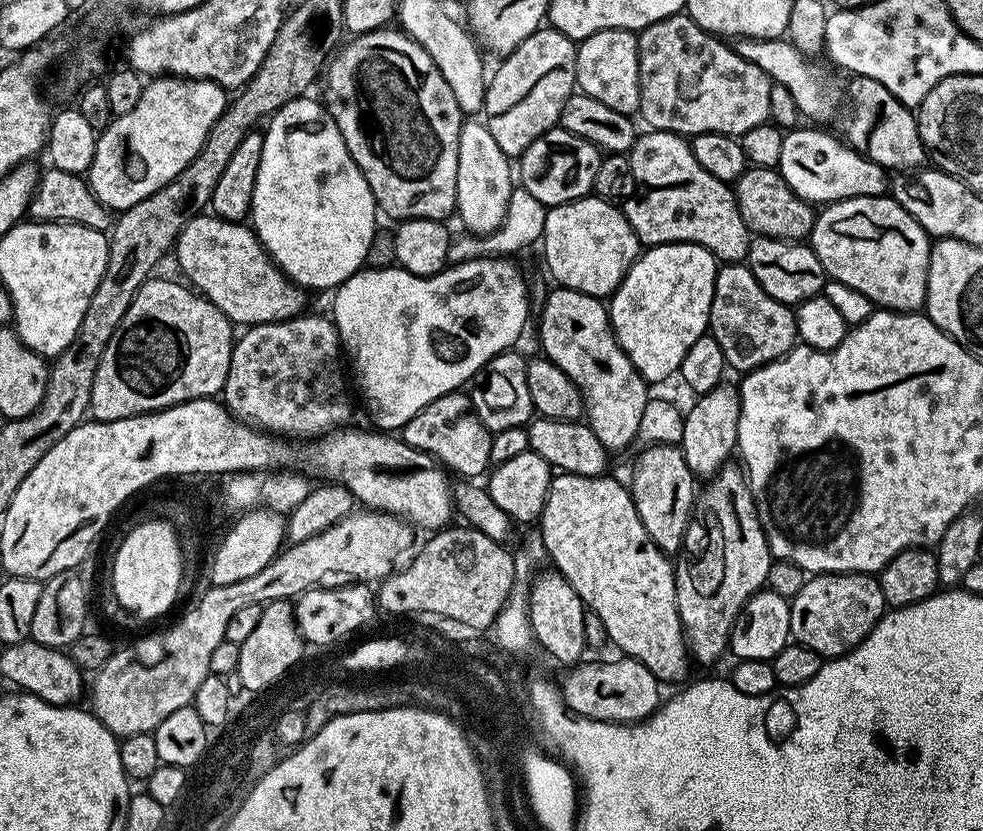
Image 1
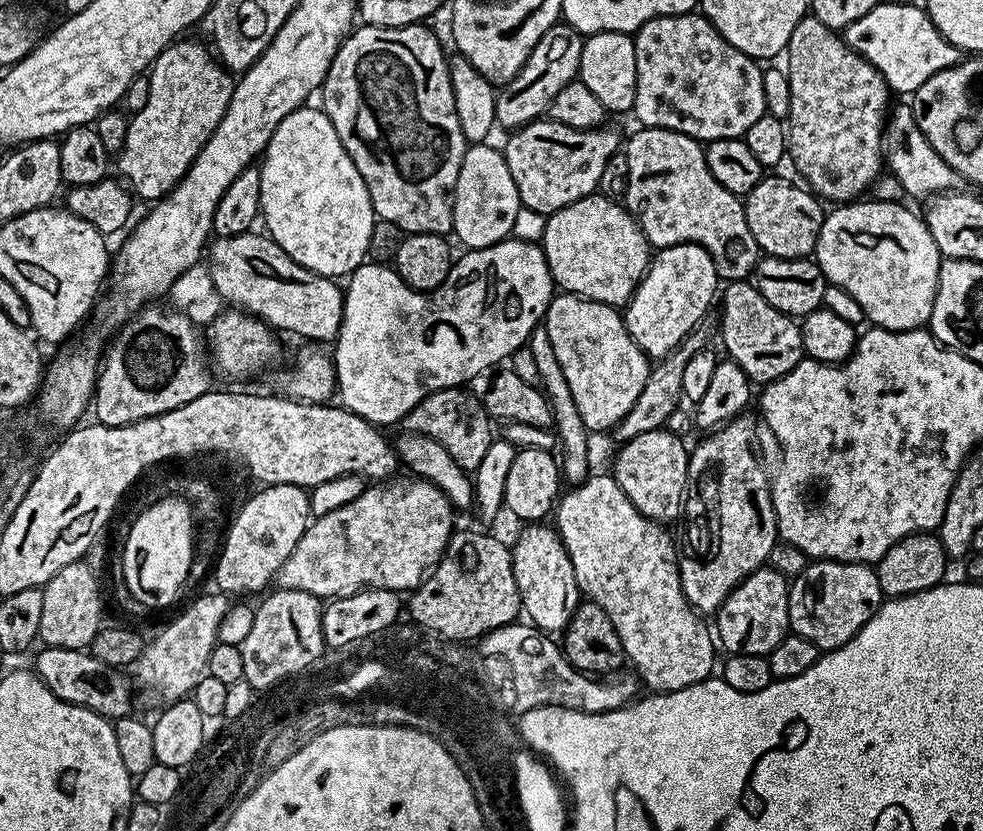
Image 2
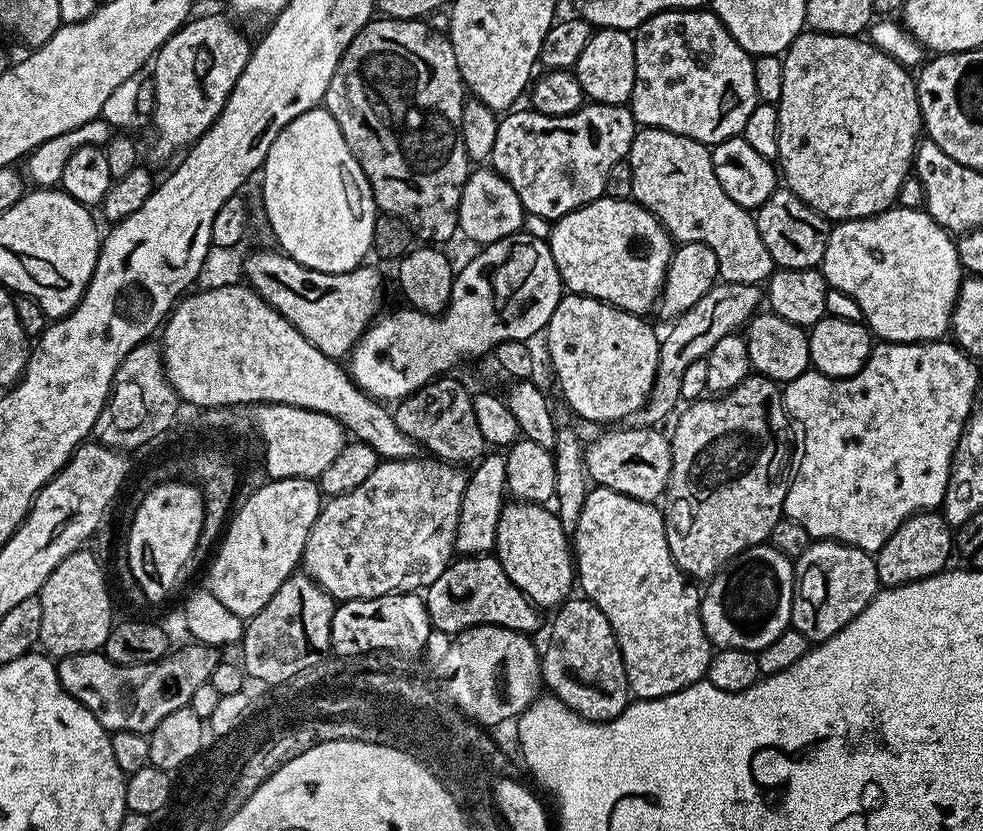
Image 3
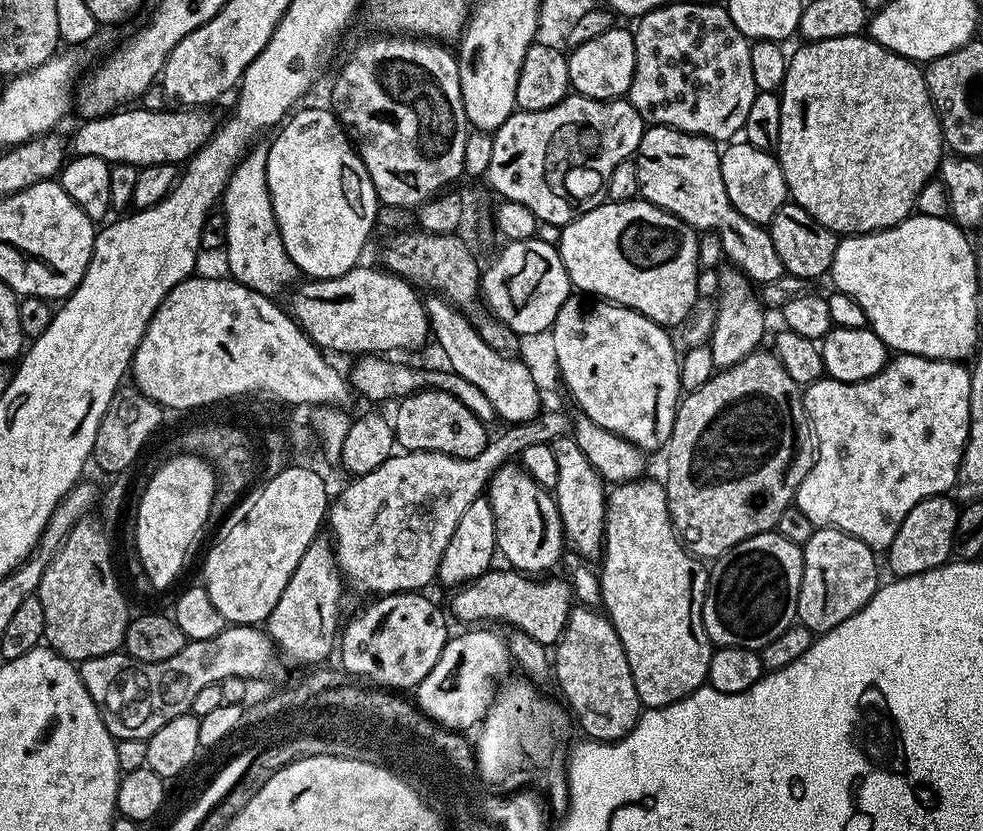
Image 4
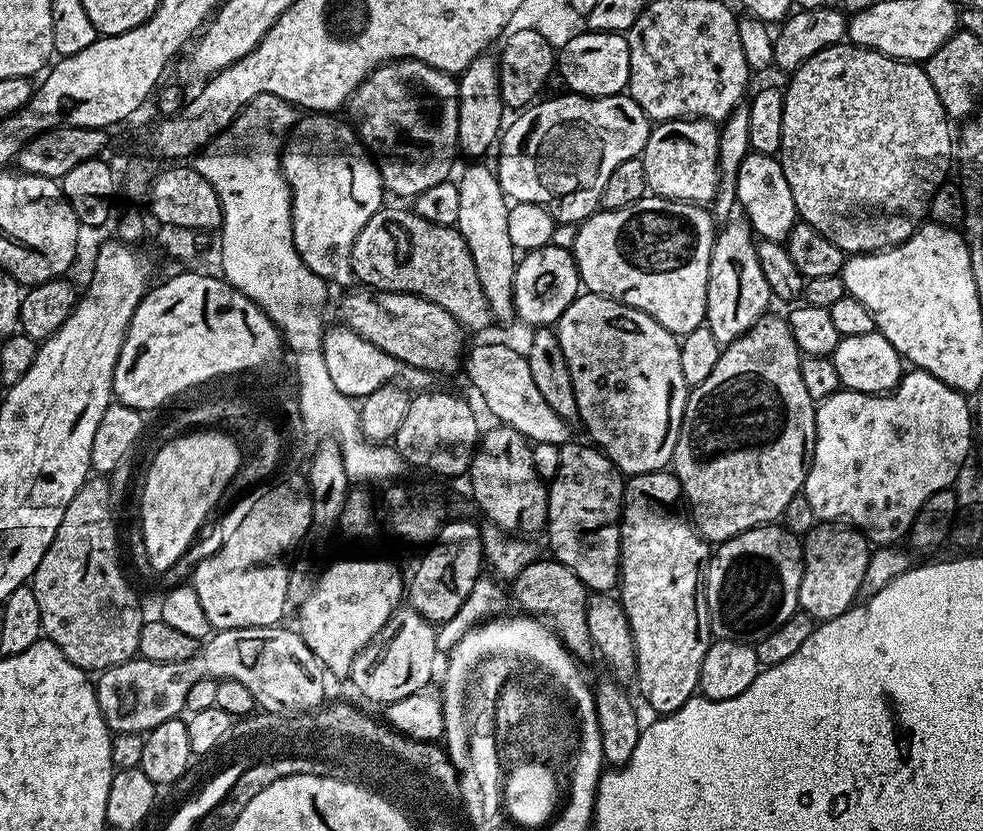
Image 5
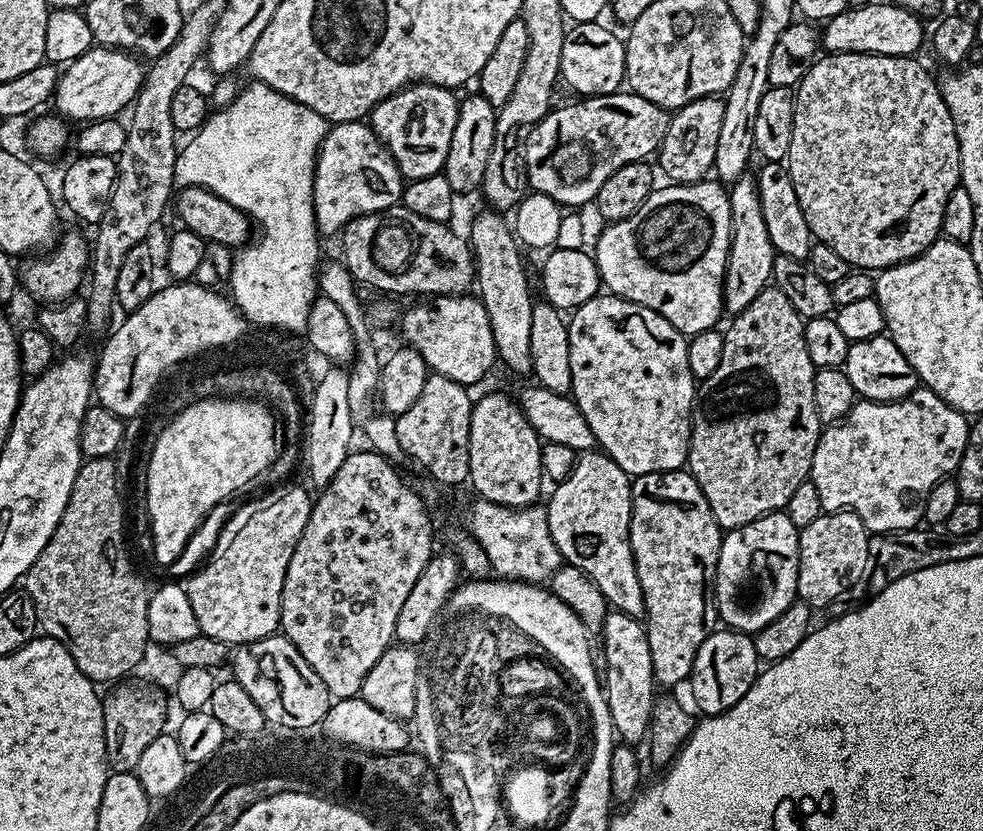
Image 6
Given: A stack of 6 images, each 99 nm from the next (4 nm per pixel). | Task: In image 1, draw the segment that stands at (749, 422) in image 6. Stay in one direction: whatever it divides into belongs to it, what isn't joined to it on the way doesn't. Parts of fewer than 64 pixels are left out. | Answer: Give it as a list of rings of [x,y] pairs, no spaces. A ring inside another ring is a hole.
[[[729,462],[711,477],[707,481],[708,484],[703,485],[702,491],[697,495],[694,505],[694,520],[695,523],[689,527],[686,533],[686,553],[688,557],[685,558],[681,564],[675,565],[674,571],[676,574],[676,605],[678,606],[678,614],[680,615],[680,624],[684,627],[684,634],[686,637],[686,643],[690,649],[691,655],[700,664],[712,664],[719,658],[723,652],[727,653],[730,648],[730,641],[732,638],[732,627],[736,625],[736,618],[740,615],[740,611],[744,609],[745,602],[751,598],[756,592],[761,591],[767,585],[767,575],[770,574],[770,566],[774,561],[771,550],[768,549],[768,543],[766,542],[766,534],[762,530],[762,522],[758,518],[758,510],[756,509],[756,503],[752,497],[752,491],[748,485],[748,478],[744,474],[743,467],[734,466],[735,463]]]

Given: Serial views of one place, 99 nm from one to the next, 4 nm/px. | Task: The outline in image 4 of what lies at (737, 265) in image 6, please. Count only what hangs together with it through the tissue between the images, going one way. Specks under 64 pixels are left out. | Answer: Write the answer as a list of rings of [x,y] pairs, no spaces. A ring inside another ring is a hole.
[[[724,266],[719,272],[720,297],[715,297],[714,300],[716,317],[712,335],[707,341],[710,356],[714,358],[717,370],[742,362],[742,358],[746,358],[763,345],[760,343],[764,340],[764,313],[766,313],[753,281],[749,280],[740,269]]]

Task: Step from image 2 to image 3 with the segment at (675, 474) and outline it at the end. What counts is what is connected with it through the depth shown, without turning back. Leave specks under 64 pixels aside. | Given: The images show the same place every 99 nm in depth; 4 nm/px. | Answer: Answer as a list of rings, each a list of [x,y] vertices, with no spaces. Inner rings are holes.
[[[620,426],[616,436],[601,434],[585,447],[587,475],[602,488],[609,488],[635,500],[656,502],[667,493],[672,469],[672,445],[659,427]]]

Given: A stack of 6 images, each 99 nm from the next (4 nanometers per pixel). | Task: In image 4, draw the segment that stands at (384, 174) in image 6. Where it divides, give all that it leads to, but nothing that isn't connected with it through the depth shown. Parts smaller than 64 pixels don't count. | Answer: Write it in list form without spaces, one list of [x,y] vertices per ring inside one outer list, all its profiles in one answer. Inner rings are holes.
[[[327,107],[302,108],[287,117],[286,123],[275,133],[277,136],[272,144],[267,145],[266,182],[286,254],[305,277],[329,280],[346,274],[361,263],[364,243],[374,232],[378,201],[370,174],[356,153],[344,125],[336,119],[336,113]]]

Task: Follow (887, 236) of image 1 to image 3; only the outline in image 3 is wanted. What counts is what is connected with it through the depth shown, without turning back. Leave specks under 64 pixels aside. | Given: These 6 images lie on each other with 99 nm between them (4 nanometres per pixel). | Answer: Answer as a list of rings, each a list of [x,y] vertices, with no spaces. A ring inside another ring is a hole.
[[[893,206],[886,212],[880,212],[877,216],[837,223],[826,242],[826,254],[824,255],[822,271],[829,289],[846,294],[850,298],[854,298],[854,302],[858,302],[858,310],[862,310],[864,315],[863,323],[870,329],[873,337],[889,344],[926,344],[943,341],[949,335],[952,312],[956,309],[956,302],[960,298],[960,285],[962,283],[960,255],[956,249],[956,240],[945,228],[938,226],[938,222],[934,222],[927,211]]]

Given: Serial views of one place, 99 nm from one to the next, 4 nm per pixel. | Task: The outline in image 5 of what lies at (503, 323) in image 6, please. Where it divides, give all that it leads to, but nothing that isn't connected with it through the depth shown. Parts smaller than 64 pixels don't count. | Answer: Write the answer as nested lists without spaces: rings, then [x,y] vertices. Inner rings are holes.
[[[472,162],[460,176],[460,185],[455,185],[458,216],[454,225],[460,237],[466,242],[474,258],[474,270],[478,270],[478,282],[482,282],[482,294],[490,302],[493,317],[508,322],[516,316],[514,306],[514,274],[518,263],[518,251],[510,242],[508,217],[510,201],[500,189],[500,180],[495,171],[484,162]]]

